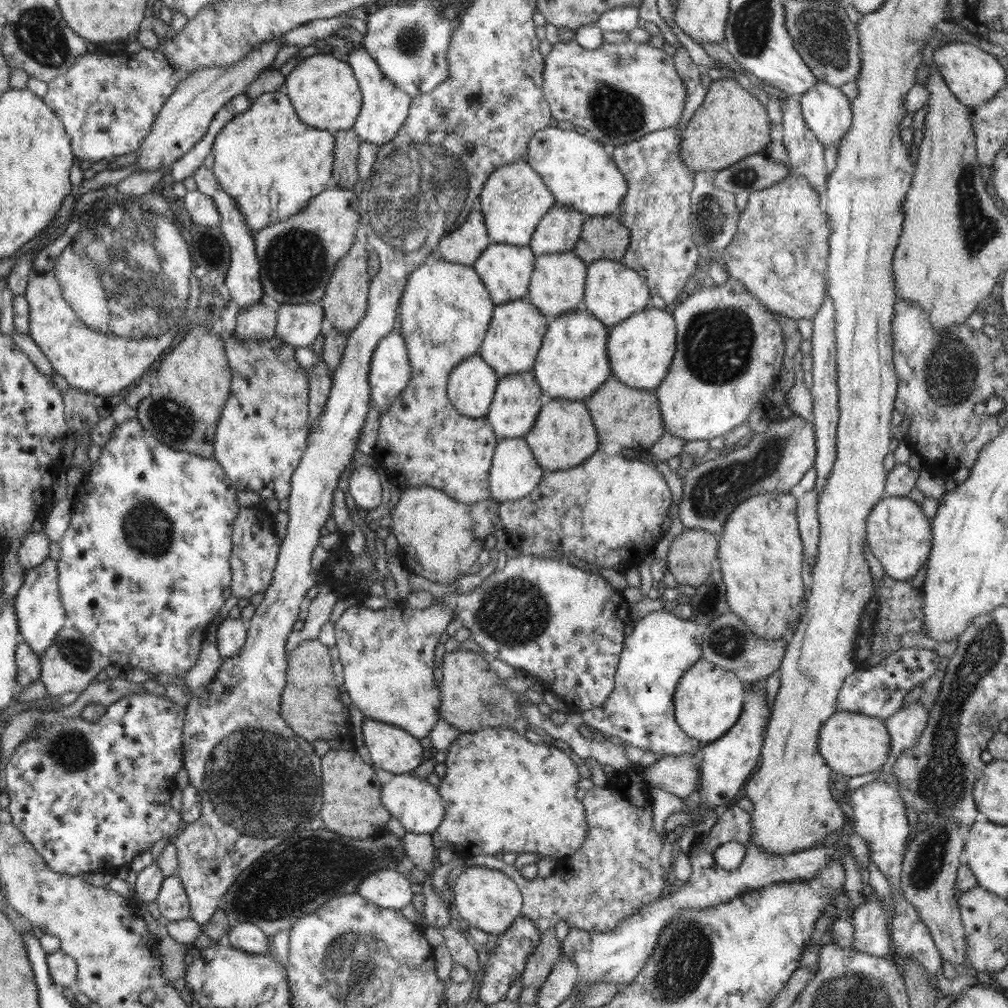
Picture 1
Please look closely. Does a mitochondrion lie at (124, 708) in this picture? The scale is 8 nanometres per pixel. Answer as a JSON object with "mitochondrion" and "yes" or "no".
{"mitochondrion":"no"}

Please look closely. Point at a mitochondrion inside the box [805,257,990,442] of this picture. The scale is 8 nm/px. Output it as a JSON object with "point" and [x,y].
{"point":[951,377]}

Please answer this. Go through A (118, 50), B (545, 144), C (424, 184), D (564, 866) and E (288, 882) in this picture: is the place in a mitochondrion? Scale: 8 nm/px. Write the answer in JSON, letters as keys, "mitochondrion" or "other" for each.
{"A":"other","B":"mitochondrion","C":"mitochondrion","D":"other","E":"mitochondrion"}

